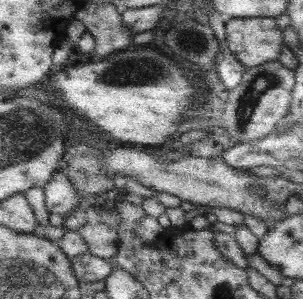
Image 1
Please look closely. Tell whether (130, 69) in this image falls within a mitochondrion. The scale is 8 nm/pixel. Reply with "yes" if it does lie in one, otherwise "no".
yes

